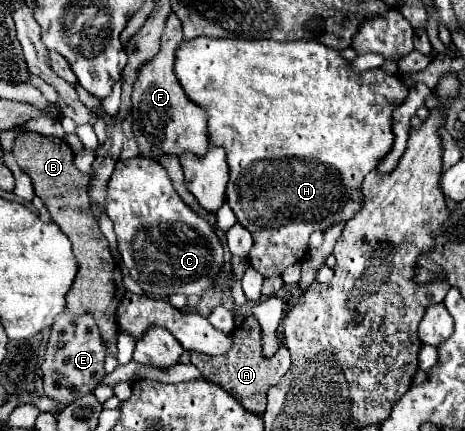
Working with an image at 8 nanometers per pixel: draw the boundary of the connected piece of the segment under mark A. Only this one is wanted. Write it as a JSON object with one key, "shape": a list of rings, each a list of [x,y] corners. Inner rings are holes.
{"shape":[[[246,317],[242,327],[238,331],[234,331],[232,335],[234,345],[226,355],[220,357],[208,357],[208,355],[200,355],[200,353],[190,353],[192,365],[196,365],[202,373],[204,379],[220,385],[224,391],[228,391],[232,397],[236,397],[244,409],[262,415],[266,411],[266,393],[270,387],[274,387],[276,383],[280,383],[280,379],[286,375],[288,367],[290,367],[290,353],[284,347],[284,341],[280,339],[280,351],[272,357],[272,359],[264,359],[262,355],[262,335],[260,335],[260,325],[256,321],[256,317]]]}

